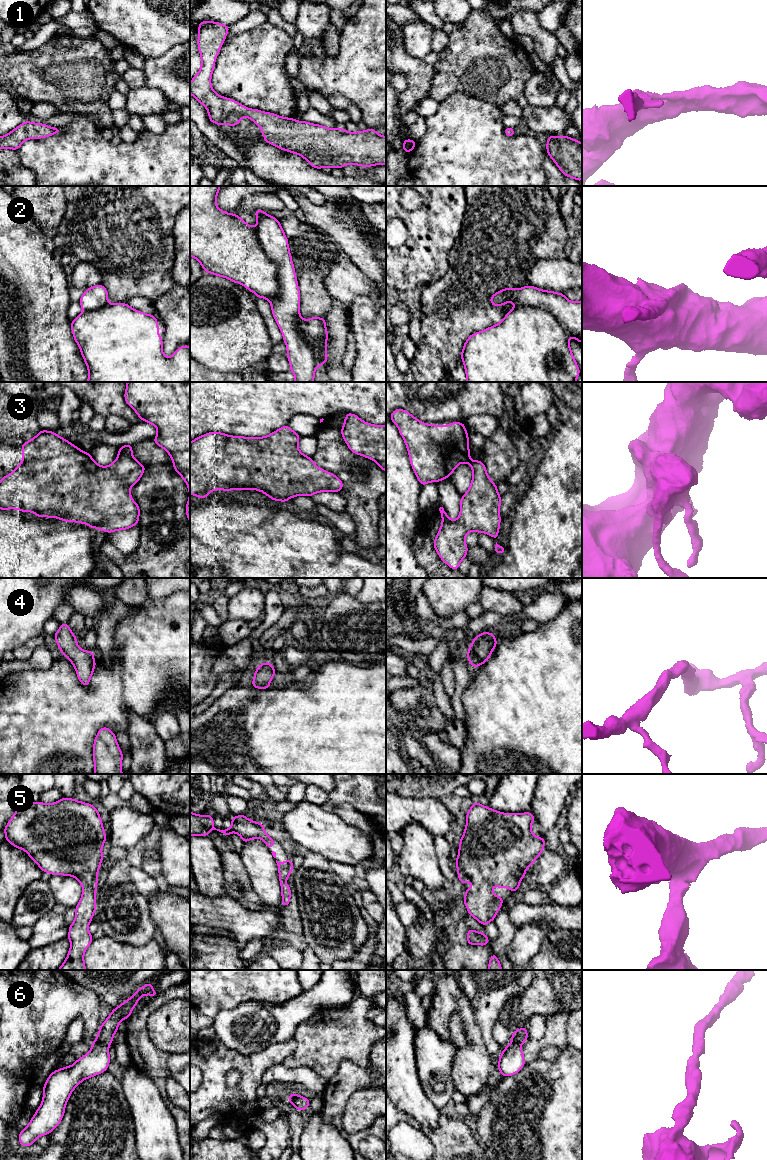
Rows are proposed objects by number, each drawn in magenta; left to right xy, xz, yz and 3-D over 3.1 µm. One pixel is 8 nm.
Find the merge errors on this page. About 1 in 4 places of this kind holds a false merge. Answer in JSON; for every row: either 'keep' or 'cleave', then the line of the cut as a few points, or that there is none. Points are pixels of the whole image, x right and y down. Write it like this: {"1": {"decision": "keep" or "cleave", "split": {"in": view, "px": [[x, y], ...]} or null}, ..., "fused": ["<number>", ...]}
{"1": {"decision": "keep", "split": null}, "2": {"decision": "cleave", "split": {"in": "xz", "px": [[255, 229], [263, 252], [276, 265], [279, 291], [271, 303]]}}, "3": {"decision": "keep", "split": null}, "4": {"decision": "keep", "split": null}, "5": {"decision": "keep", "split": null}, "6": {"decision": "keep", "split": null}, "fused": ["2"]}

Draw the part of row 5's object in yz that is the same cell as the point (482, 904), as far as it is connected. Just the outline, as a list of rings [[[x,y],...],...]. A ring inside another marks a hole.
[[[476,800],[468,810],[455,862],[459,881],[473,885],[471,889],[465,889],[462,902],[466,904],[467,912],[480,924],[486,926],[494,921],[504,900],[492,892],[492,887],[509,888],[511,892],[516,892],[526,875],[526,869],[542,853],[545,839],[532,833],[531,824],[535,821],[531,812],[502,813],[485,807]]]

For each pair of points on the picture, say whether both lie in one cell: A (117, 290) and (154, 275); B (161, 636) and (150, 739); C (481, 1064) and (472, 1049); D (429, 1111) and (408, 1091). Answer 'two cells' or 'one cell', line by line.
A: one cell
B: two cells
C: one cell
D: one cell

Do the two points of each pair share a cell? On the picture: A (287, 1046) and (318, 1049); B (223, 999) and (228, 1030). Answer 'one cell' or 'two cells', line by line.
A: two cells
B: two cells

